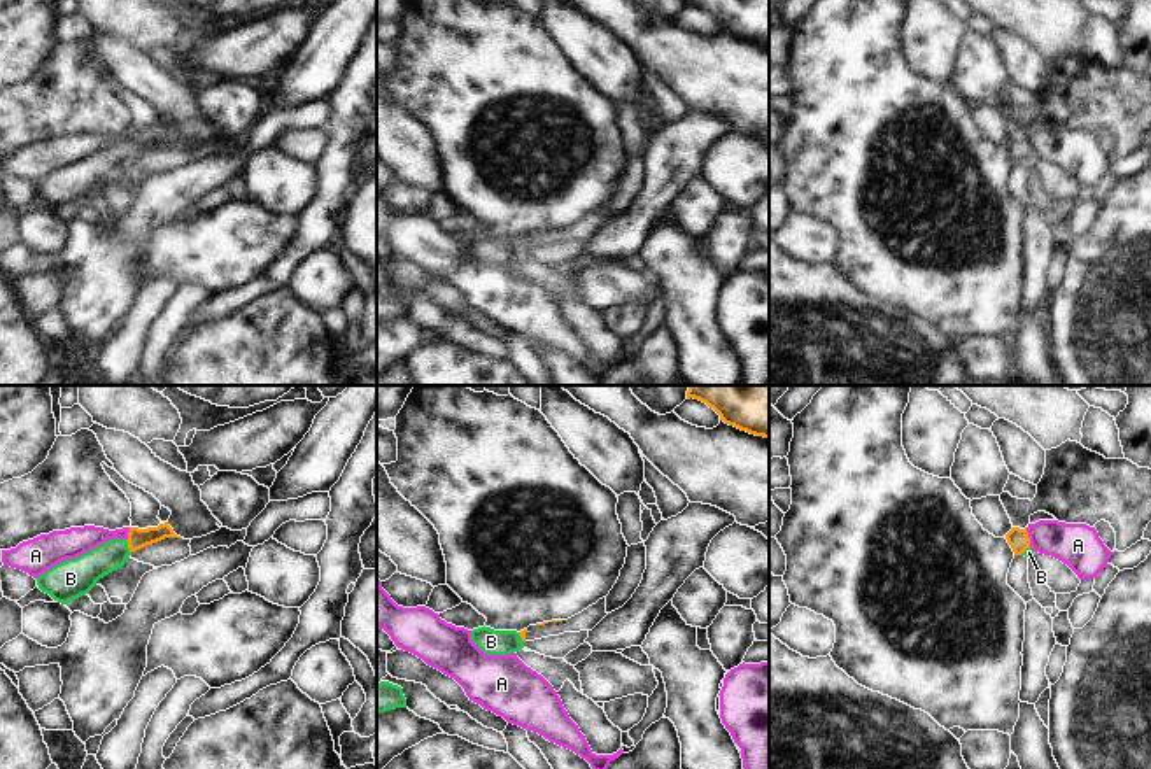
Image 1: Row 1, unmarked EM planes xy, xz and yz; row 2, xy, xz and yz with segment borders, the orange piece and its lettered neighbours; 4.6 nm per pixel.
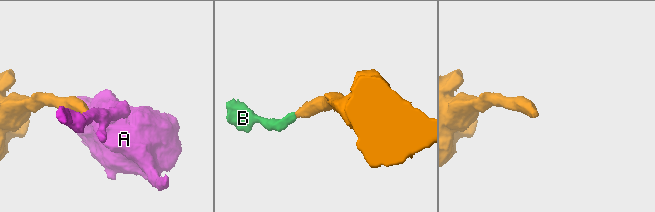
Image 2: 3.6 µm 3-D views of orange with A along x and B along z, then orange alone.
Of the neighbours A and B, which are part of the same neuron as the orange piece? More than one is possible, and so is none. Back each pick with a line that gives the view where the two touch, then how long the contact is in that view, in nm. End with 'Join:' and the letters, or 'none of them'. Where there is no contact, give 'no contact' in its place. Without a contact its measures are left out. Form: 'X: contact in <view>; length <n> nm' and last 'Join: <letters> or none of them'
B: contact in xy; length 70 nm
Join: B

